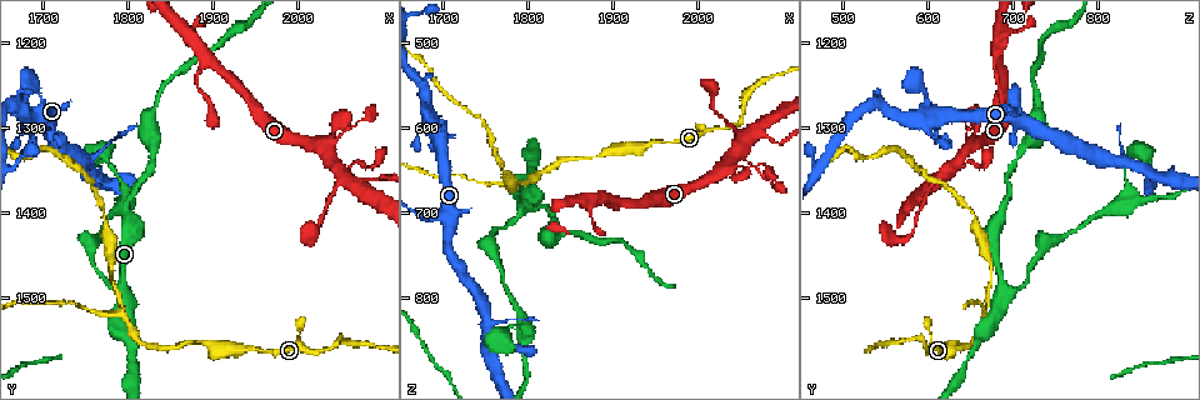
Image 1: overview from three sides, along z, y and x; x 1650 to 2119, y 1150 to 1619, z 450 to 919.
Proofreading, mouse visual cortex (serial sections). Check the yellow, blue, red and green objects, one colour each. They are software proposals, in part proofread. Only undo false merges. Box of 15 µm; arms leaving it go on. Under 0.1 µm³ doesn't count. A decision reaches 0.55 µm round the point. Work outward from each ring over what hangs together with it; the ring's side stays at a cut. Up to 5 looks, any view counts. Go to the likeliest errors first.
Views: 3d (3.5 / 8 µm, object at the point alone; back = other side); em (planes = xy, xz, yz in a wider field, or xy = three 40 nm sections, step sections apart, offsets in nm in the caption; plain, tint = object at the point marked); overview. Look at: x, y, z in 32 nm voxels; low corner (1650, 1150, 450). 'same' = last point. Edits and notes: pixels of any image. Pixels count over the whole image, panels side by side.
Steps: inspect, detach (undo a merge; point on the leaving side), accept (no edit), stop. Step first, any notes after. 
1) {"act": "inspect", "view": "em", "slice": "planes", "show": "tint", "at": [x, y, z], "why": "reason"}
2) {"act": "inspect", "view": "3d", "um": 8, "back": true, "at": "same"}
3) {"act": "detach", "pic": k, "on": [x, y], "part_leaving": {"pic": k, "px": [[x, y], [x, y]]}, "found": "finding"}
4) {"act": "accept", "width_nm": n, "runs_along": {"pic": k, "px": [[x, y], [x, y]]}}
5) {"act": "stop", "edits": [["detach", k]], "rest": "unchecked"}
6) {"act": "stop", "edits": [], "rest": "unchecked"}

{"act": "inspect", "view": "3d", "um": 3.5, "at": [1795, 1525, 665], "why": "three arms meet"}

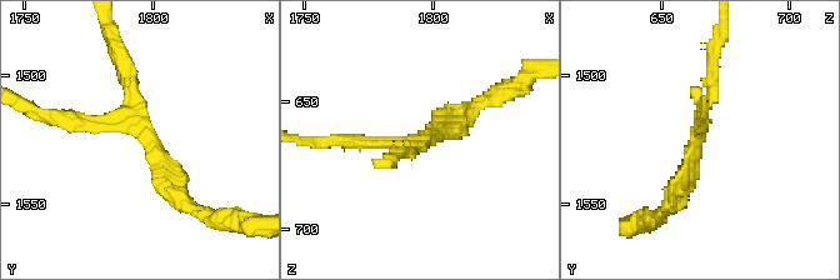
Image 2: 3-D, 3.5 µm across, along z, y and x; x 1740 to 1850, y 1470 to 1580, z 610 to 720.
{"act": "inspect", "view": "em", "slice": "xy", "step": 5, "show": "tint", "at": [1799, 1523, 665], "arms": 3, "arm_widths_nm": [150, 150, 250], "why": "shape alone is not enough"}

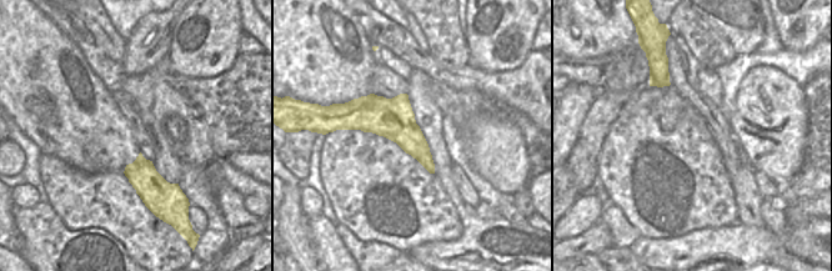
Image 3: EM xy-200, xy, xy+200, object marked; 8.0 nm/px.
{"act": "accept", "runs_along": {"pic": 2, "px": [[181, 199], [120, 61]]}, "found": "one cell here"}

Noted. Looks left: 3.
{"act": "inspect", "view": "3d", "um": 3.5, "at": [1895, 1220, 680], "why": "three arms meet"}

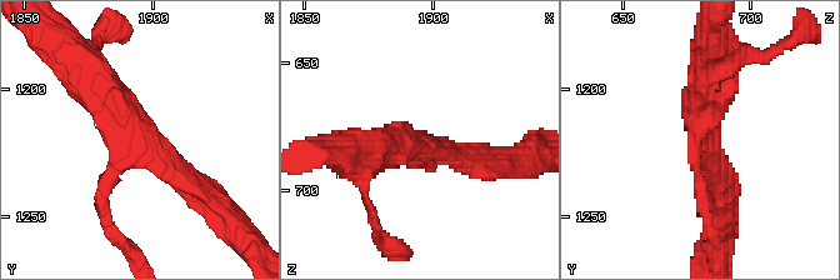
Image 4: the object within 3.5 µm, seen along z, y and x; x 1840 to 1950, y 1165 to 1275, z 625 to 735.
{"act": "inspect", "view": "em", "slice": "planes", "show": "tint", "at": [1895, 1221, 681]}

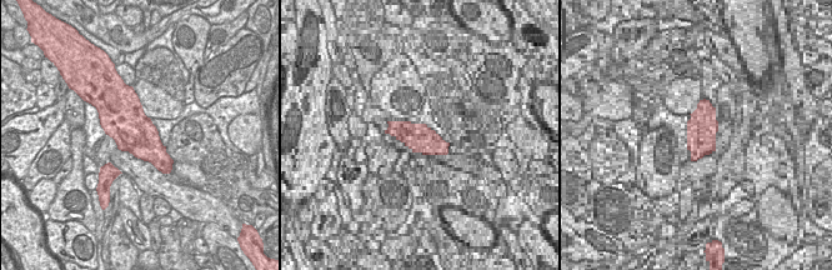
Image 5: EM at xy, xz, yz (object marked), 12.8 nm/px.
{"act": "accept", "runs_along": {"pic": 4, "px": [[201, 196], [140, 143], [90, 74]]}, "found": "continuous, no second cell"}

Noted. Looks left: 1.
{"act": "stop", "edits": [], "rest": "unchecked"}

